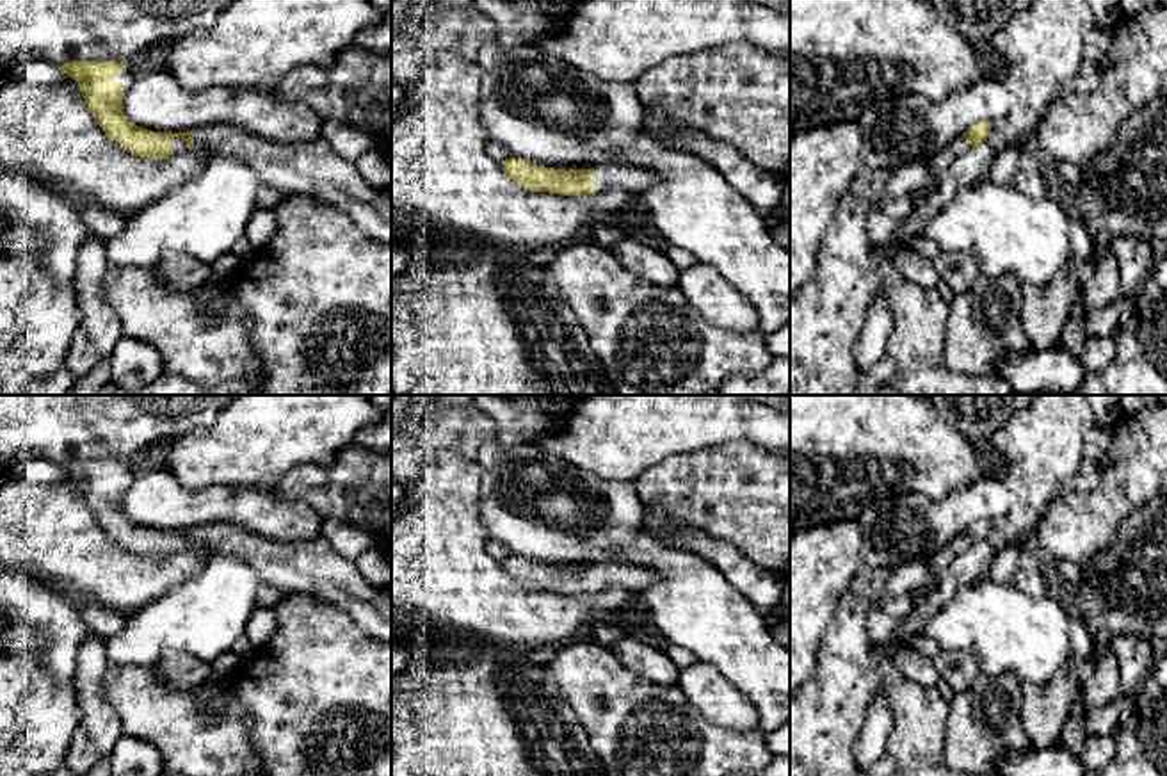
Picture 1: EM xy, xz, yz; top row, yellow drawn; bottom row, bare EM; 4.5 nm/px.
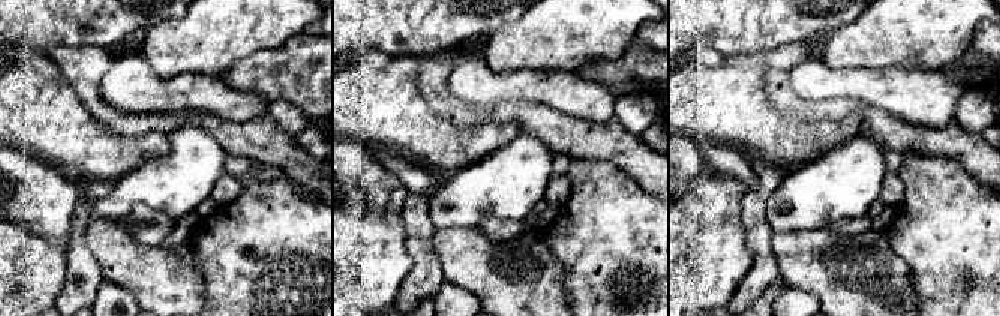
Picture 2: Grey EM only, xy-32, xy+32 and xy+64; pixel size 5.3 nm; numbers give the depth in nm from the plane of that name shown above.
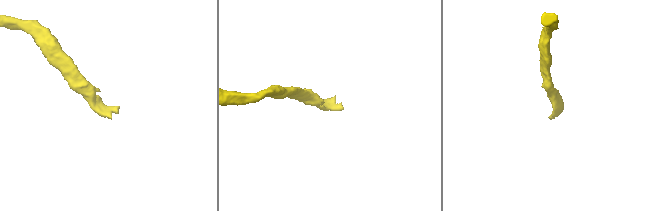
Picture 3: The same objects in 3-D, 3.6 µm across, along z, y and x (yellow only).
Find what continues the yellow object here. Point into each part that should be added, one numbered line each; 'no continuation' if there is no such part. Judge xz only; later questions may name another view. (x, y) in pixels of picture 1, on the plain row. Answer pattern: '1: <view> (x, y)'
1: xz (628, 577)

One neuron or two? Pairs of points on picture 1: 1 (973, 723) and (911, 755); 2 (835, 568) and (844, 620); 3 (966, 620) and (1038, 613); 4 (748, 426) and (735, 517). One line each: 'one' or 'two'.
1: two
2: two
3: one
4: two

